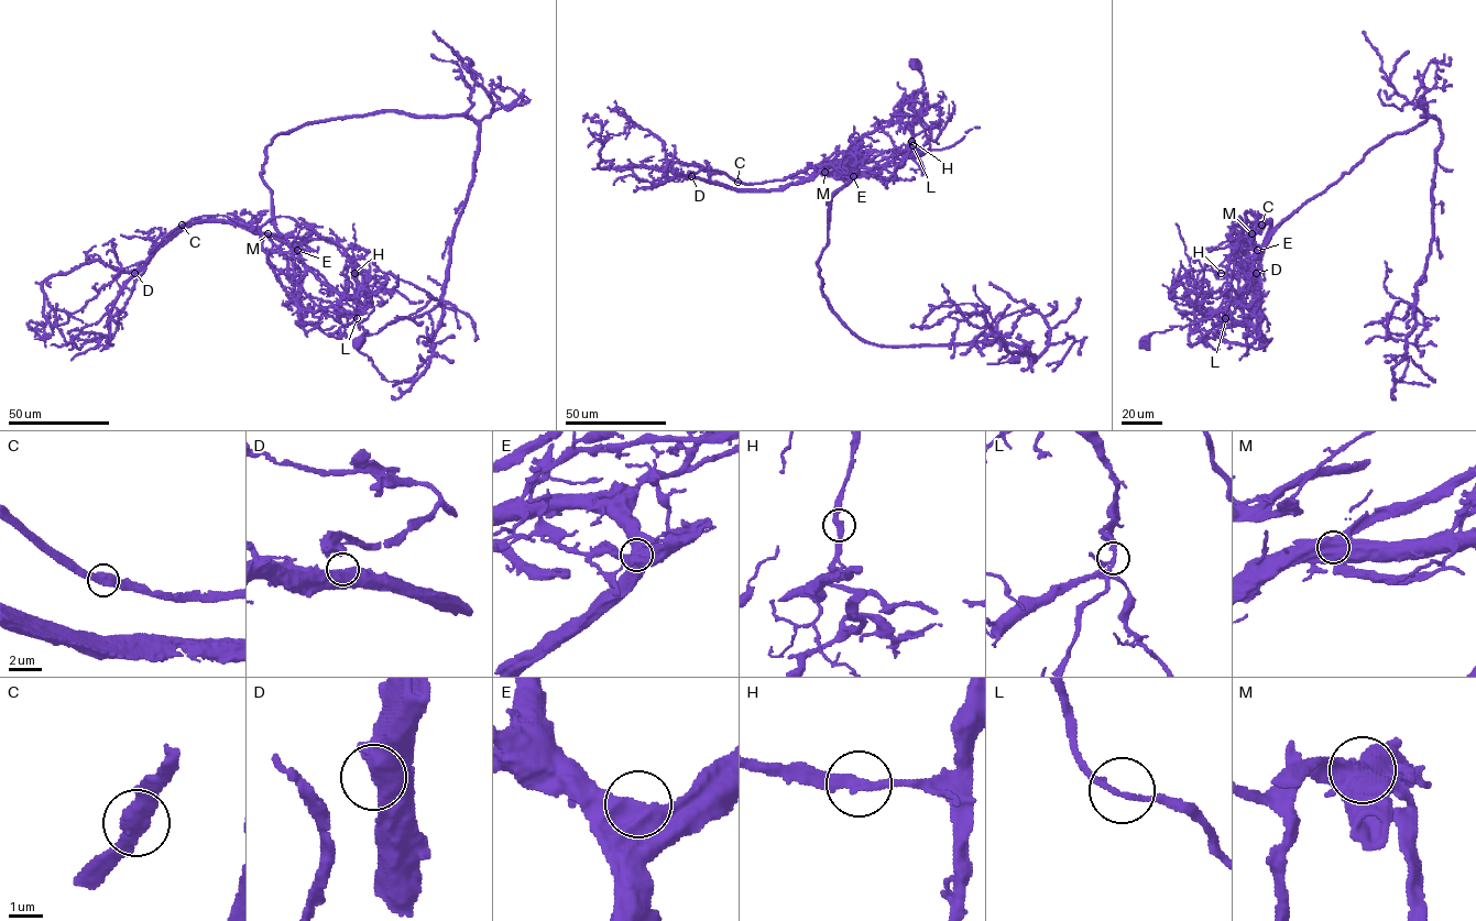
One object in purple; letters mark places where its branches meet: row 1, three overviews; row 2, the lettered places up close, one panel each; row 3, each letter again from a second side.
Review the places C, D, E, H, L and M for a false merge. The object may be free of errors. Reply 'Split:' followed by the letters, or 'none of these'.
Split: M

